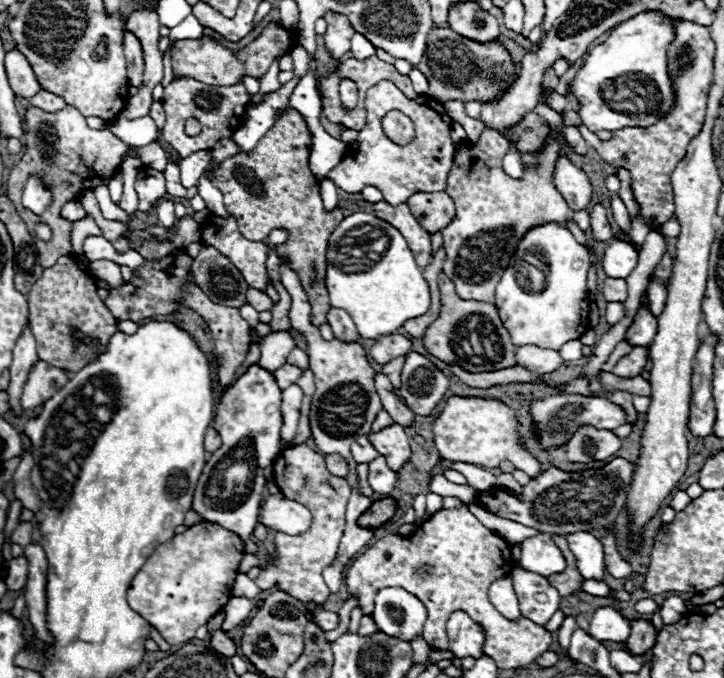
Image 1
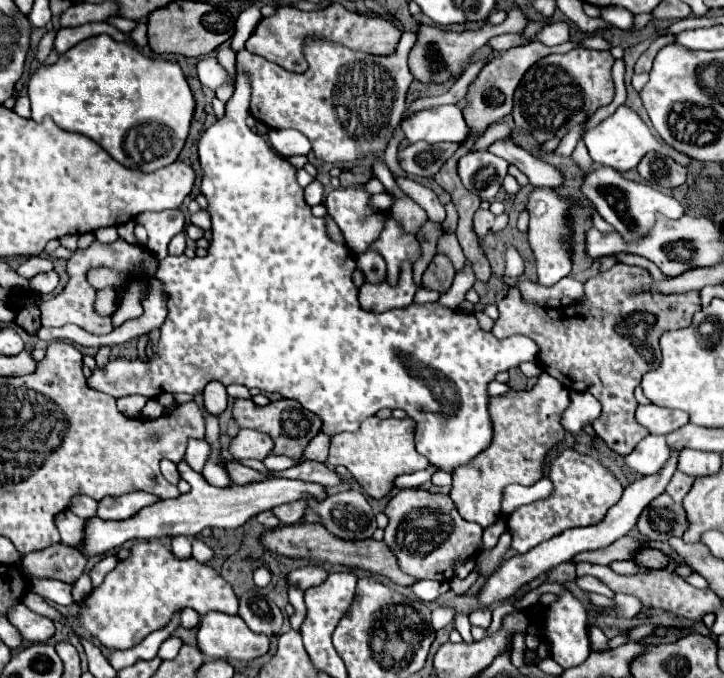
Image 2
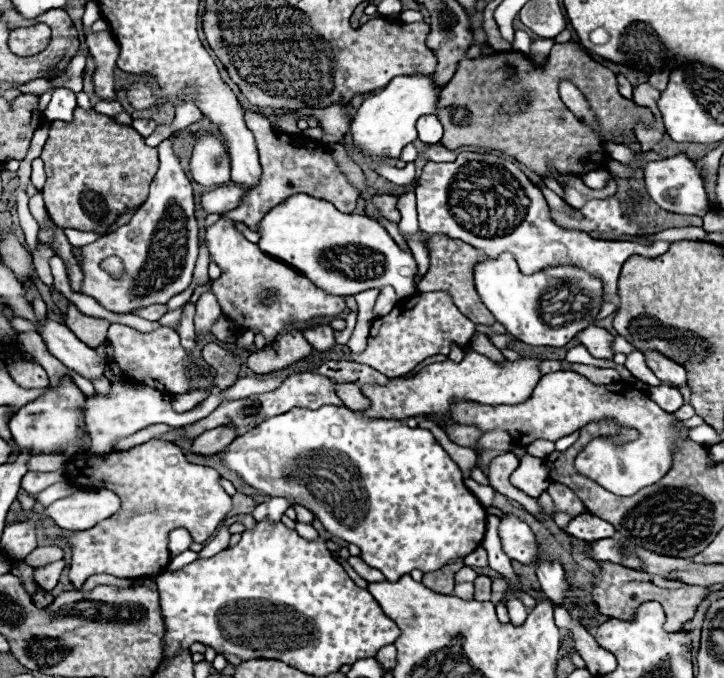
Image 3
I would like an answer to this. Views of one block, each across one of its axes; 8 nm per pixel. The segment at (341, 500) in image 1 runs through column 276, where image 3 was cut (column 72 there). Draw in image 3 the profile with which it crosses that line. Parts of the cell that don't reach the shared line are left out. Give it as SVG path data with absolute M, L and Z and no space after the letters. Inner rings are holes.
M160 440L134 446L124 452L110 452L106 456L78 454L64 464L68 482L76 488L112 490L120 496L120 510L110 518L102 520L88 532L64 534L58 526L42 520L44 536L52 542L64 542L72 548L70 560L70 582L80 590L86 578L94 574L112 574L116 578L140 578L158 576L170 562L168 536L176 528L186 528L194 542L208 540L224 514L230 512L232 500L220 486L220 472L208 466L190 464L184 452Z

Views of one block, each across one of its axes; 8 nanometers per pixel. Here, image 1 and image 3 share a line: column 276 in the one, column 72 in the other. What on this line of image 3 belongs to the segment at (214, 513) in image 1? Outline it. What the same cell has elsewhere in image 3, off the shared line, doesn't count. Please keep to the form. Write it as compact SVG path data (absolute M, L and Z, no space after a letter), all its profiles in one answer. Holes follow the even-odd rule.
M64 380L58 388L52 386L48 388L50 392L46 392L34 402L28 402L14 414L14 418L10 420L10 430L14 442L20 448L30 448L32 454L54 454L54 448L66 446L62 454L66 456L66 460L70 460L72 456L82 452L82 448L78 448L78 440L86 436L86 430L82 430L82 408L80 408L84 396L68 380Z

